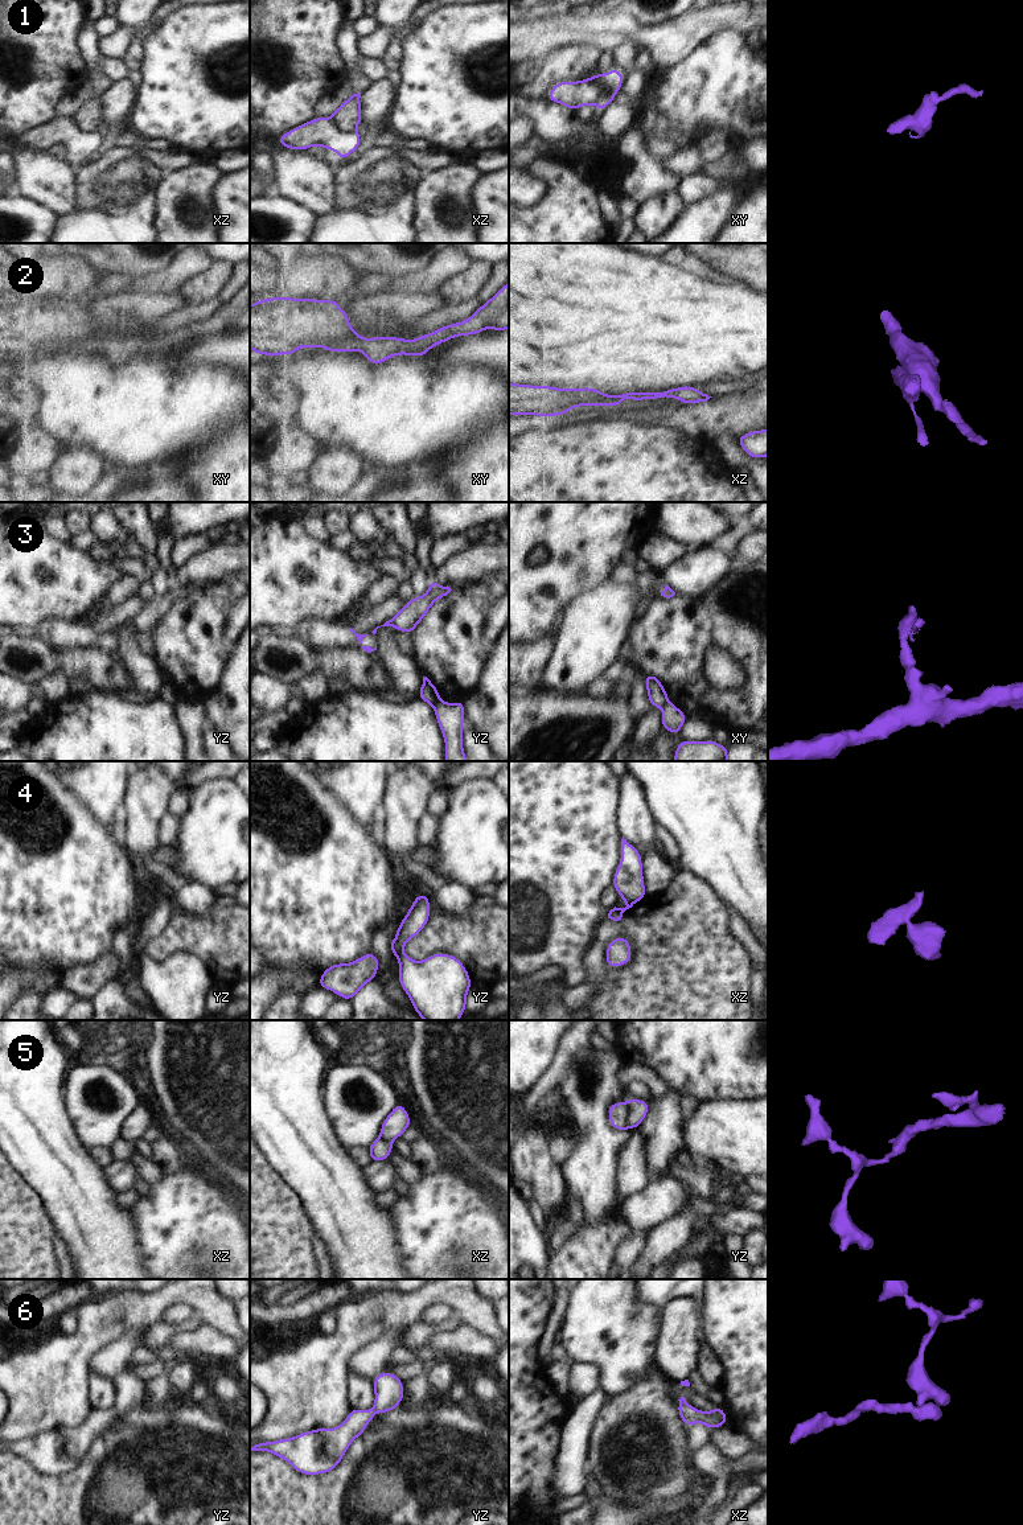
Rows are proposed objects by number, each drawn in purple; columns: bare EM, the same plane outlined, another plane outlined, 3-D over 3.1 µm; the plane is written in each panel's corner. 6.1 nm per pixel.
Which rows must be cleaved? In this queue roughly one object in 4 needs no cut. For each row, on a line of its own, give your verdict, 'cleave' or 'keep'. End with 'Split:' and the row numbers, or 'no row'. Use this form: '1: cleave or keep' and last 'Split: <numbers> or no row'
1: cleave
2: cleave
3: cleave
4: cleave
5: cleave
6: keep
Split: 1, 2, 3, 4, 5

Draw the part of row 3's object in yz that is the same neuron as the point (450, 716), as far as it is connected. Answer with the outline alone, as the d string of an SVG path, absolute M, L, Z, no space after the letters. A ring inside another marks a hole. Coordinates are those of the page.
M464 700L440 702L434 707L439 728L445 743L445 761L468 761L463 748Z

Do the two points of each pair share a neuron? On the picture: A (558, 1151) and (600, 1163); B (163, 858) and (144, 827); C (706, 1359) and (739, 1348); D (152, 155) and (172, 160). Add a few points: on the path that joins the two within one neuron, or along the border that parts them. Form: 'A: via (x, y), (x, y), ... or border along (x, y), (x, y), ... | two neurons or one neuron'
A: border along (578, 1141), (574, 1151), (561, 1164) | two neurons
B: border along (160, 847), (152, 858) | two neurons
C: border along (701, 1328), (707, 1345), (722, 1367), (720, 1384) | two neurons
D: via (157, 157), (167, 160) | one neuron

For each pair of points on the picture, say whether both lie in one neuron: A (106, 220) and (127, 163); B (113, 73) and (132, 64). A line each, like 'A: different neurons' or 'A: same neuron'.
A: same neuron
B: different neurons

